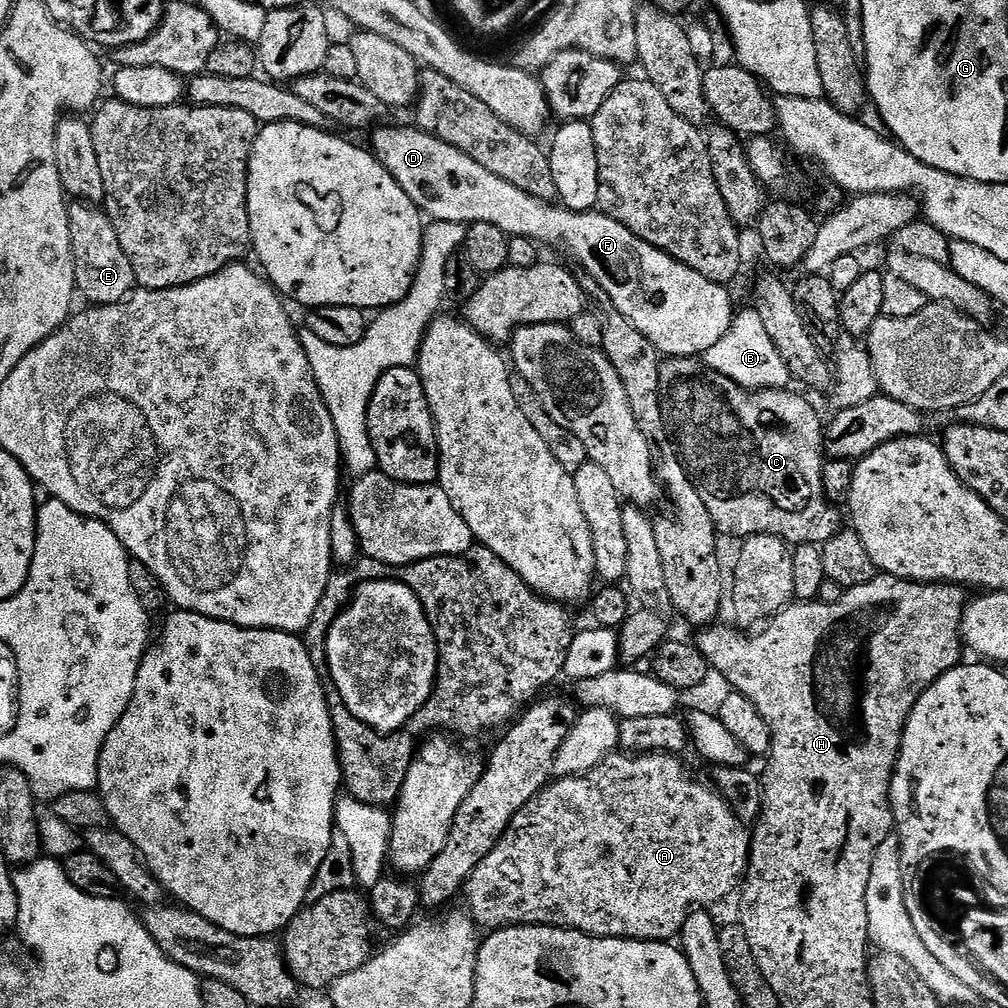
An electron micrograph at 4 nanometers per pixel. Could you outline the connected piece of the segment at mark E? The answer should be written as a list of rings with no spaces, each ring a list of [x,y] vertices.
[[[78,200],[69,205],[68,217],[72,252],[77,260],[77,285],[81,295],[86,296],[86,302],[94,306],[117,304],[131,295],[137,287],[136,271],[122,249],[121,239],[118,238],[111,216],[93,203]]]

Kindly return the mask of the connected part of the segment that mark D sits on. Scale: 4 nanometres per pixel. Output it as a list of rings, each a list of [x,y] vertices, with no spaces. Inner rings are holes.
[[[417,126],[380,128],[372,136],[371,147],[386,171],[429,217],[457,220],[469,226],[492,223],[512,238],[520,232],[532,232],[528,228],[528,211],[536,208],[538,197],[495,176],[463,147],[444,140],[447,139]]]

